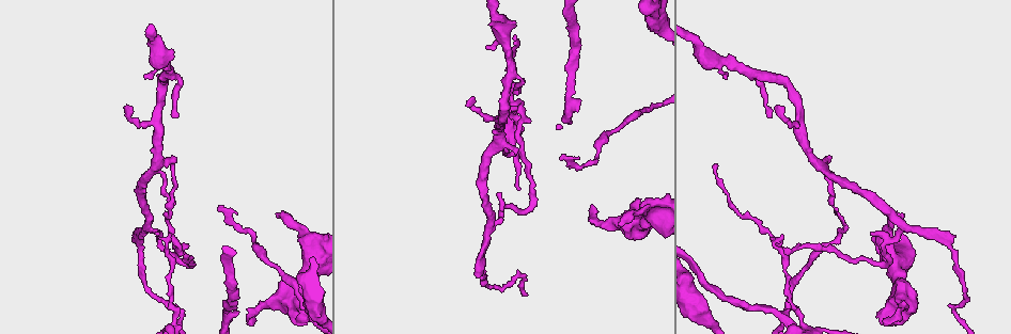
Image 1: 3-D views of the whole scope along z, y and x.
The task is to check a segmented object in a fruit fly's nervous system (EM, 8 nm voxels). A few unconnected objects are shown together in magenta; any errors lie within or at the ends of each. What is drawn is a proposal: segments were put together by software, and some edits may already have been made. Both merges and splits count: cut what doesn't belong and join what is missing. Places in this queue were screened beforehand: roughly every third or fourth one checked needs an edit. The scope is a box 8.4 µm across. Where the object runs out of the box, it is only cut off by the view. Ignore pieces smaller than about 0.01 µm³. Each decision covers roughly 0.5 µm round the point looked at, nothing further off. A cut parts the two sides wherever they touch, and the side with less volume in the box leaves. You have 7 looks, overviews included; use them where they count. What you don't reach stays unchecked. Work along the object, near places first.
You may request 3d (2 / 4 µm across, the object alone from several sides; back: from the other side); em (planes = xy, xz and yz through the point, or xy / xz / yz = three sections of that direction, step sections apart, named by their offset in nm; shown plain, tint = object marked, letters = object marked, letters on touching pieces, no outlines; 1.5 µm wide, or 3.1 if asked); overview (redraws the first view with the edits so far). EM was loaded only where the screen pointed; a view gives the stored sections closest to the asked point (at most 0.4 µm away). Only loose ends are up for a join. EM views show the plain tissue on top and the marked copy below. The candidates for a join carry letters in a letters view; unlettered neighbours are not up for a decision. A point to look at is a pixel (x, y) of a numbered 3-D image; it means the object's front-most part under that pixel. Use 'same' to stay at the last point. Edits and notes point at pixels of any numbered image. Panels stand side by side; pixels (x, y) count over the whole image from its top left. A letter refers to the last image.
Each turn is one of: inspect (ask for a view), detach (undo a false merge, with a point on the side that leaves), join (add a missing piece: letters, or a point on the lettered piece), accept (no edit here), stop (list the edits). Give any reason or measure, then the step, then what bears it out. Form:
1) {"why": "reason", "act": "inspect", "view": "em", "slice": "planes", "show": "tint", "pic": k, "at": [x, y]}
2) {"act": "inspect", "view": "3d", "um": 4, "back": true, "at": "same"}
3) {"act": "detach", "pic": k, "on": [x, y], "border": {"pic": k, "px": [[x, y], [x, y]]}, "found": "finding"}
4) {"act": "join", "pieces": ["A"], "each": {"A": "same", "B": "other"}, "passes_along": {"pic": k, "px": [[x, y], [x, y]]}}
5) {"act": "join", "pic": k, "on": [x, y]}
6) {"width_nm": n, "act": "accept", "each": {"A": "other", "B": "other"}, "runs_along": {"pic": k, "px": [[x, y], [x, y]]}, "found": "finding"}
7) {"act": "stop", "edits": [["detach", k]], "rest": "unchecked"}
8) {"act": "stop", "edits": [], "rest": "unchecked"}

{"why": "an open end", "act": "inspect", "view": "em", "slice": "xy", "step": 4, "show": "tint", "pic": 1, "at": [777, 108]}

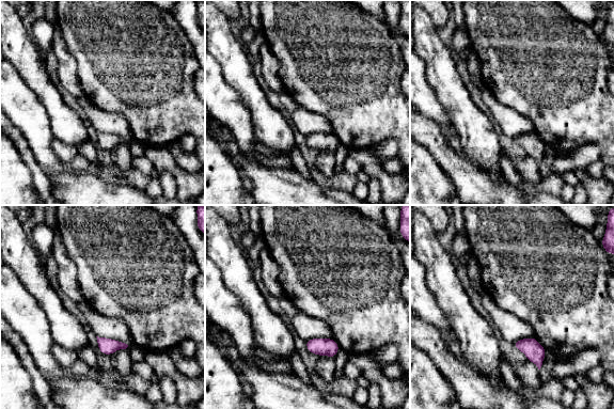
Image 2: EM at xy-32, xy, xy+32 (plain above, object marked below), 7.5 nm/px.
{"why": "another direction", "act": "inspect", "view": "em", "slice": "planes", "show": "letters", "at": "same"}

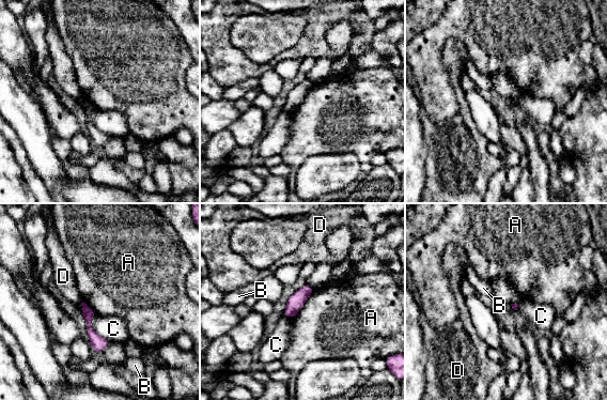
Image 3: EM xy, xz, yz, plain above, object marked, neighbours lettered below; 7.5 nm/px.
{"width_nm": 120, "act": "accept", "each": {"A": "other", "B": "other", "C": "other", "D": "other"}, "border": {"pic": 3, "px": [[314, 291], [292, 319]]}, "found": "no lettered piece goes on from it"}

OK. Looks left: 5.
{"why": "three arms meet", "act": "inspect", "view": "em", "slice": "planes", "show": "letters", "pic": 1, "at": [905, 229]}

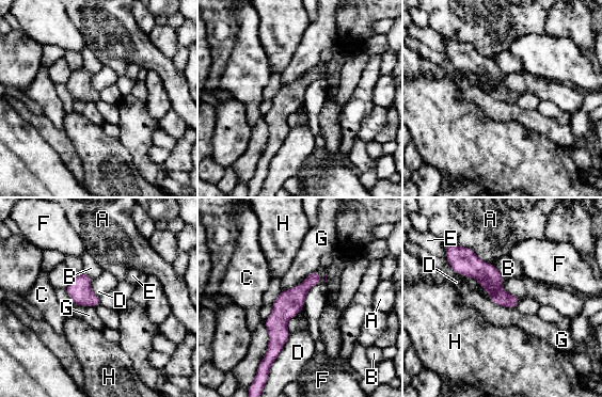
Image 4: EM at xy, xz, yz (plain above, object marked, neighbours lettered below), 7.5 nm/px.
{"act": "accept", "each": {"A": "other", "B": "other", "C": "other", "D": "other", "E": "other", "F": "other", "G": "other", "H": "other"}, "border": {"pic": 4, "px": [[489, 298], [496, 304], [515, 307]]}, "found": "all the same neuron"}

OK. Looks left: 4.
{"act": "inspect", "view": "em", "slice": "planes", "show": "letters", "pic": 1, "at": [275, 213]}

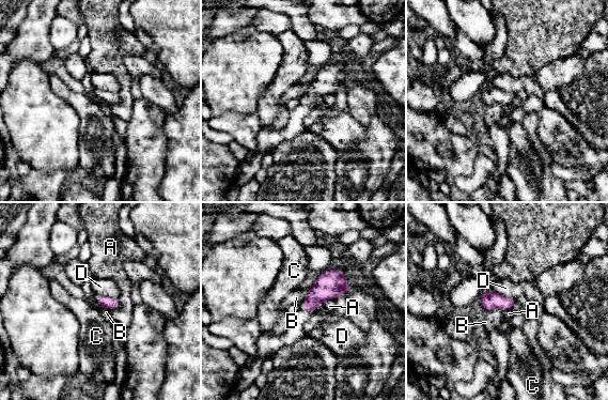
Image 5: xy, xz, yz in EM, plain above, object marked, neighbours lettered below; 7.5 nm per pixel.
{"act": "accept", "each": {"A": "other", "B": "other", "C": "other", "D": "other"}, "border": {"pic": 5, "px": [[504, 310], [490, 309], [486, 312]]}, "found": "none of them fits"}

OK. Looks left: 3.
{"act": "stop", "edits": [], "rest": "unchecked"}

